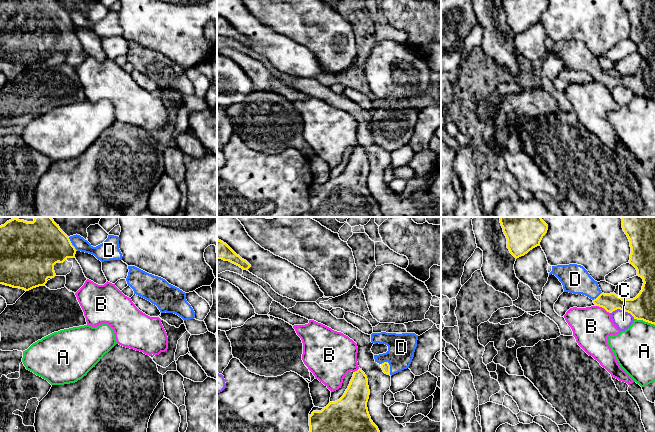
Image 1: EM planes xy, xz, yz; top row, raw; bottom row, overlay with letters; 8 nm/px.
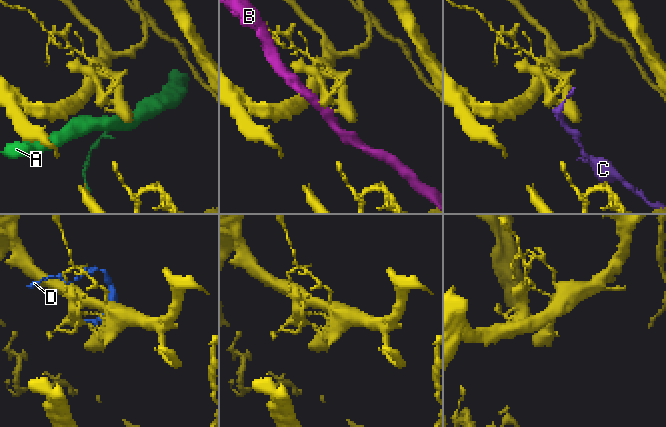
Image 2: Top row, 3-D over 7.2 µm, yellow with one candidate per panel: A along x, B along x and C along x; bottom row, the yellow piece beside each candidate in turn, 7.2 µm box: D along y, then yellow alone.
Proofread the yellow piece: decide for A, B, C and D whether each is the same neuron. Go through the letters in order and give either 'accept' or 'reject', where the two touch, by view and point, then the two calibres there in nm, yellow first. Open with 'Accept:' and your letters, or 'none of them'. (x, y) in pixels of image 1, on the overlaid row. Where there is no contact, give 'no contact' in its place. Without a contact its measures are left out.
Accept: D
A: reject; contact yz (644, 320); calibres 200 and 340 nm
B: reject; contact yz (602, 307); calibres 140 and 320 nm
C: reject; contact yz (622, 309); calibres 200 and 140 nm
D: accept; contact xz (389, 366); calibres 70 and 220 nm

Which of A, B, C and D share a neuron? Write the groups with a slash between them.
A / B / C / D

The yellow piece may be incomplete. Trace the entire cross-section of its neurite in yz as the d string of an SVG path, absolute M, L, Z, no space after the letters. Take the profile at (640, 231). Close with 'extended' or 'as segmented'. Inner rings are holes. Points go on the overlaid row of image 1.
M621 217L622 228L627 235L631 254L629 263L637 270L637 276L643 279L640 293L633 299L622 299L615 293L604 294L601 292L598 282L581 265L557 265L552 266L549 275L555 275L563 285L564 292L582 294L593 300L595 306L604 308L607 312L620 309L630 313L634 319L643 320L655 325L655 217Z | extended

